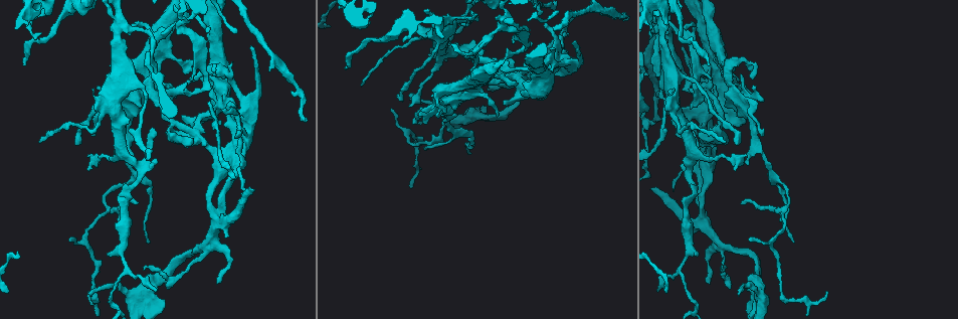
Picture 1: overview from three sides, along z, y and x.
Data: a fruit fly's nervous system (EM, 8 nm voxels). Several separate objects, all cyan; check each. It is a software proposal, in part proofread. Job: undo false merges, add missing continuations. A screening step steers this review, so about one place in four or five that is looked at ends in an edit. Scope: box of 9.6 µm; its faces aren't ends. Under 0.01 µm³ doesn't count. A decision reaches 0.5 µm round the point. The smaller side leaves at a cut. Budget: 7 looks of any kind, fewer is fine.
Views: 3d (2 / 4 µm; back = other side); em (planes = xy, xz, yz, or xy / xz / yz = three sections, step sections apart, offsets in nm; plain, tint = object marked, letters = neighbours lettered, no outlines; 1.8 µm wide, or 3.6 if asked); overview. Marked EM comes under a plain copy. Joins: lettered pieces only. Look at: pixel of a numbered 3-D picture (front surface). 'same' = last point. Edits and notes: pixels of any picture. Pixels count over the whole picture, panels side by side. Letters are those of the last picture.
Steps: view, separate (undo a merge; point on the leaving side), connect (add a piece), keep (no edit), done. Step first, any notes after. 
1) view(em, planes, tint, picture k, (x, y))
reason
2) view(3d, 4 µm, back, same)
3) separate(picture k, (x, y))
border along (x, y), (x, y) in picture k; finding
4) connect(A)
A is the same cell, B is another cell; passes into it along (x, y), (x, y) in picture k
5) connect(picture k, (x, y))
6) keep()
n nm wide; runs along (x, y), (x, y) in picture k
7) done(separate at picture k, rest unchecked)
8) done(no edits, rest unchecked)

view(em, planes, tint, picture 1, (239, 135))
abrupt turn

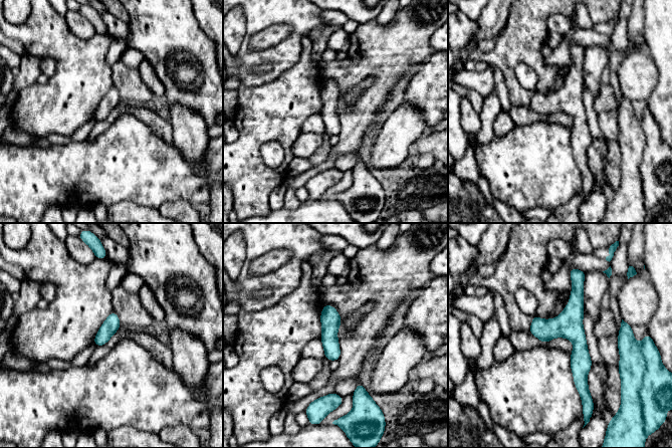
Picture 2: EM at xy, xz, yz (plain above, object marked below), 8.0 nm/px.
view(em, planes, letters, same)
what lies round it

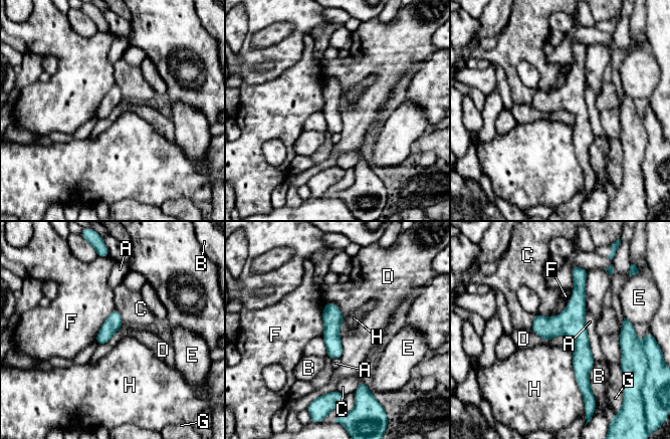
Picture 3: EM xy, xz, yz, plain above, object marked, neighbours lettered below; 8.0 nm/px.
keep()
130 nm wide; A, B, C, D, E, F, G and H are other cells; border along (339, 328), (342, 348), (341, 358) in picture 3; all the same cell

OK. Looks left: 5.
view(em, yz, step 16, tint, picture 1, (721, 247))
narrows sharply

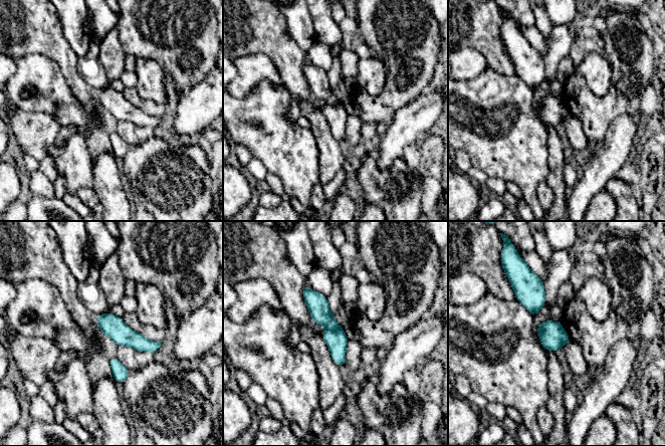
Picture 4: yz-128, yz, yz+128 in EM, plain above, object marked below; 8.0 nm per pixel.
view(em, planes, tint, same)
another direction

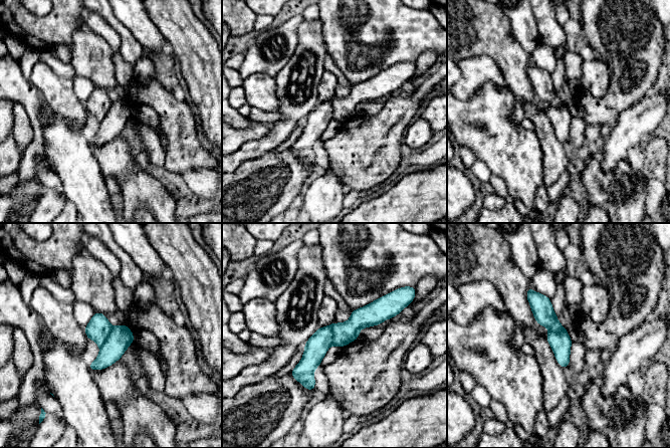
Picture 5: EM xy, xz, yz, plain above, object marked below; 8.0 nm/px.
view(em, planes, letters, same)

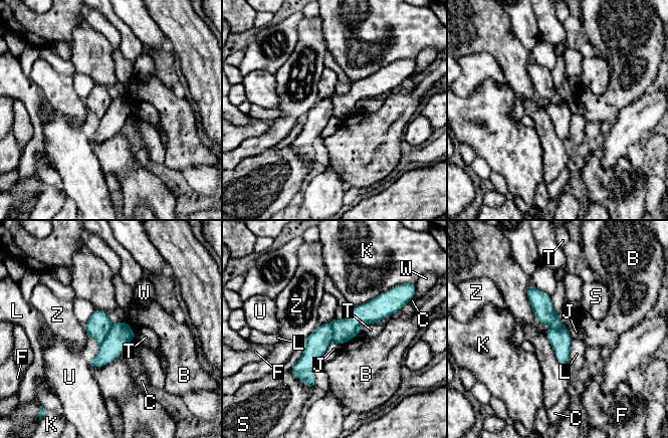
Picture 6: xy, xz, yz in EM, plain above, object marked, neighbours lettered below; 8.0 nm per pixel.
keep()
B, C, F, J, K, L, S, T, U, W and Z are other cells; border along (341, 345), (331, 342), (319, 362) in picture 6; one cell here

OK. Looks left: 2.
view(3d, 4 µm, picture 1, (499, 26))

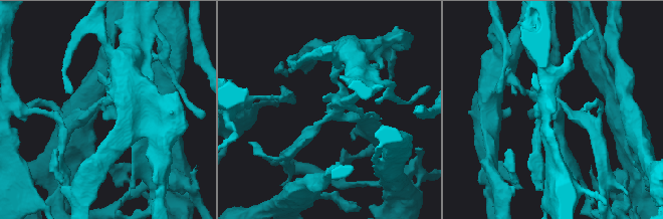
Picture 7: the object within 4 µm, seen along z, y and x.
view(em, planes, letters, picture 7, (330, 113))

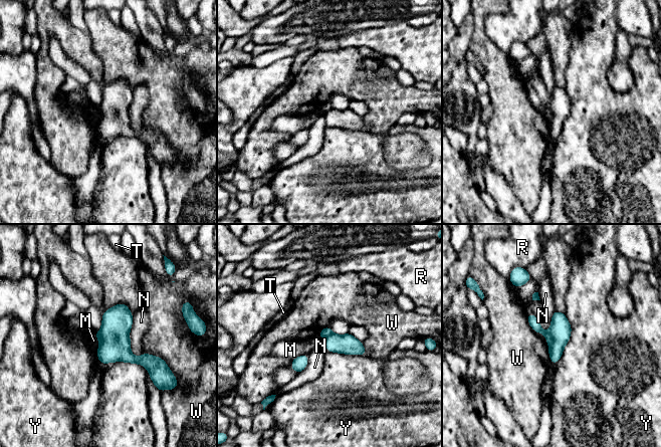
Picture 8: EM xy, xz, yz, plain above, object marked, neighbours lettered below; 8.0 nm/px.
separate(picture 8, (532, 320))
160 nm wide; M, N, R, T, W and Y are other cells; the part that leaves runs along (529, 316), (549, 341) in picture 8; a second cell is stuck on

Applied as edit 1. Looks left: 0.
done(separate at picture 8, rest unchecked)

